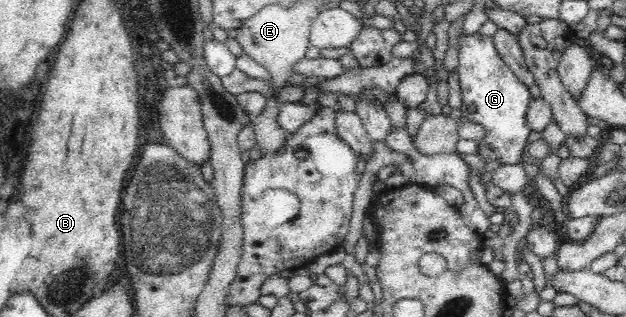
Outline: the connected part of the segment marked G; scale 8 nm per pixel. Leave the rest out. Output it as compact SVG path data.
M462 30L461 35L457 38L457 43L459 44L457 73L463 101L460 109L464 118L480 124L485 129L485 136L478 141L475 153L486 158L489 168L497 164L523 166L528 180L526 190L528 198L533 206L543 206L548 201L534 185L535 178L543 173L542 167L536 166L536 164L526 164L522 158L524 148L528 148L534 138L533 132L526 126L526 112L533 100L528 92L528 86L522 84L511 68L502 60L492 36L482 34L480 31L466 36Z

